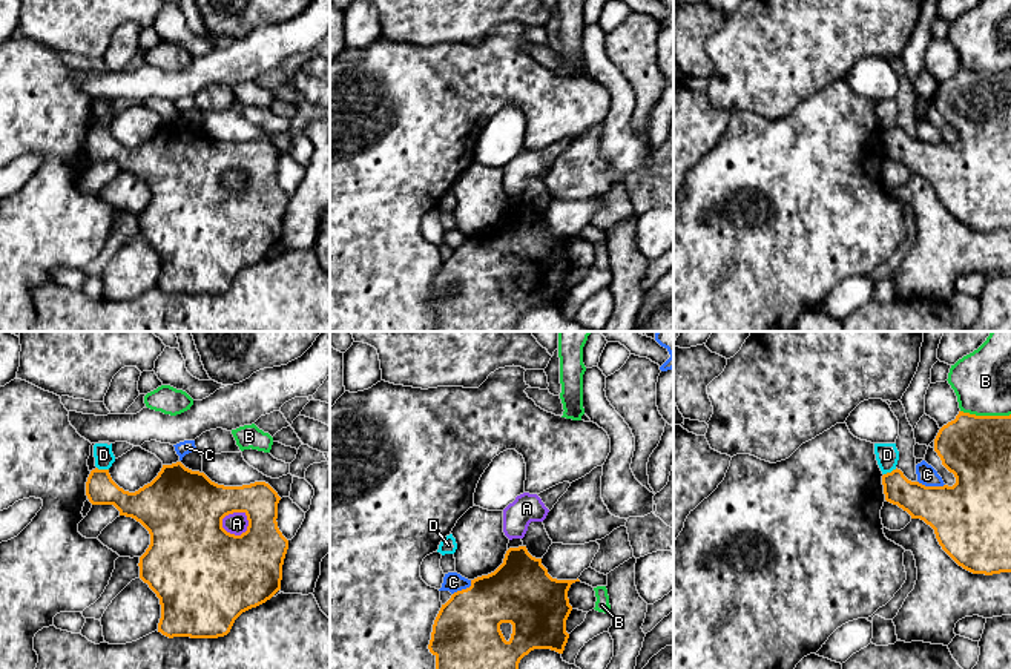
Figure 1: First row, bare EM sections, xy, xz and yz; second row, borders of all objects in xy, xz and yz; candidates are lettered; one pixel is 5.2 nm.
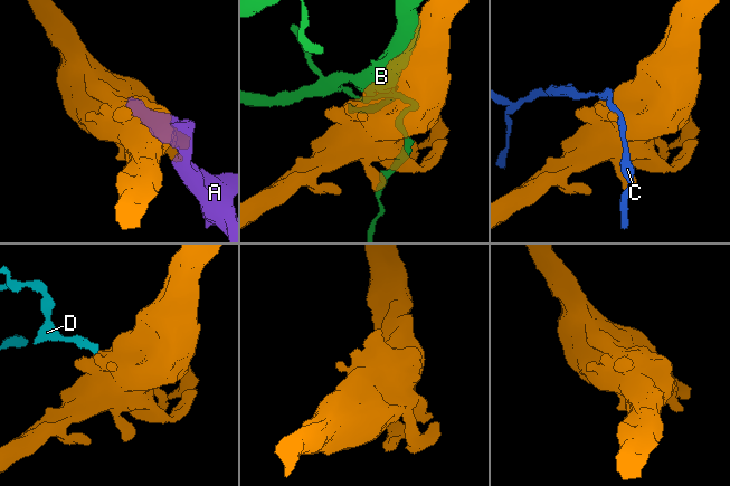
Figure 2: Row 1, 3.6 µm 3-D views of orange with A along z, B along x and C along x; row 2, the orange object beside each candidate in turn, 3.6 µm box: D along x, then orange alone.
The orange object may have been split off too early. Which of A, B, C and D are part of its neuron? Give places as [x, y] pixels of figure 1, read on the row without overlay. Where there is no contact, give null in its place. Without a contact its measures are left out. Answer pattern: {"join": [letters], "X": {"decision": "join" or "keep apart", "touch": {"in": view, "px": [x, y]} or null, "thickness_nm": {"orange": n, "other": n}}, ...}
{"join": [], "A": {"decision": "keep apart", "touch": {"in": "xy", "px": [238, 192]}, "thickness_nm": {"orange": 480, "other": 120}}, "B": {"decision": "keep apart", "touch": {"in": "yz", "px": [985, 72]}, "thickness_nm": {"orange": 360, "other": 300}}, "C": {"decision": "keep apart", "touch": {"in": "yz", "px": [931, 143]}, "thickness_nm": {"orange": 380, "other": 100}}, "D": {"decision": "keep apart", "touch": {"in": "yz", "px": [892, 128]}, "thickness_nm": {"orange": 180, "other": 120}}}

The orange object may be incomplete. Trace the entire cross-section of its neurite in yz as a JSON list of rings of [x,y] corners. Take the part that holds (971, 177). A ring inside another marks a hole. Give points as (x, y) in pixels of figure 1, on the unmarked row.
[[[959,68],[954,77],[943,81],[936,95],[934,107],[942,121],[954,130],[953,143],[925,143],[908,137],[901,126],[882,132],[885,157],[920,175],[934,186],[942,206],[963,226],[973,230],[1011,229],[1011,71],[976,72]]]

